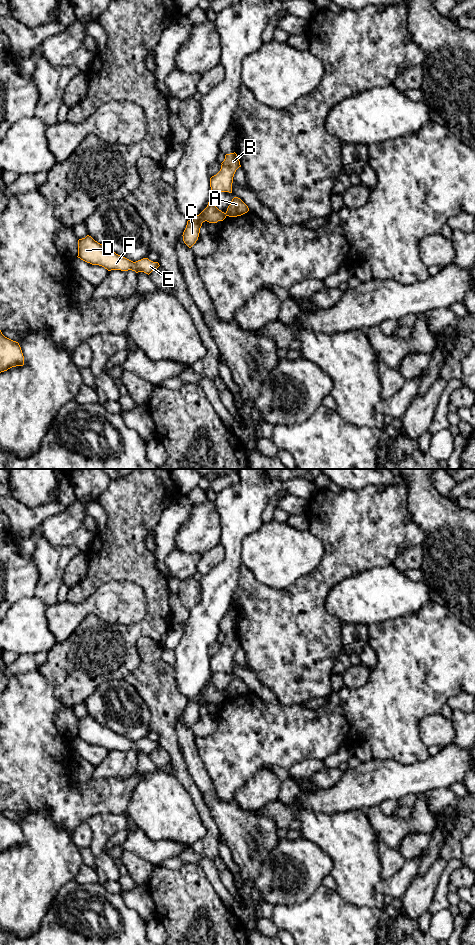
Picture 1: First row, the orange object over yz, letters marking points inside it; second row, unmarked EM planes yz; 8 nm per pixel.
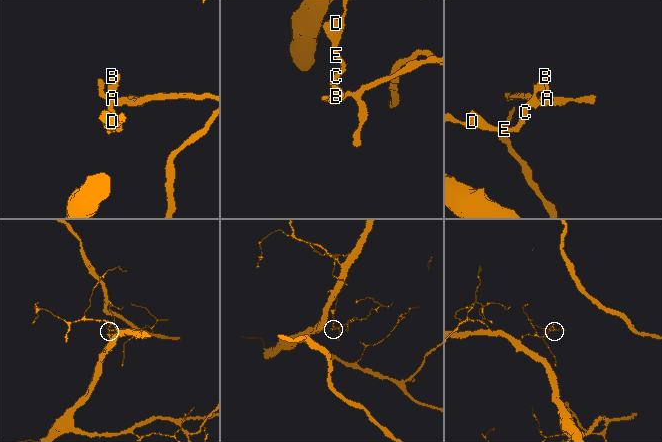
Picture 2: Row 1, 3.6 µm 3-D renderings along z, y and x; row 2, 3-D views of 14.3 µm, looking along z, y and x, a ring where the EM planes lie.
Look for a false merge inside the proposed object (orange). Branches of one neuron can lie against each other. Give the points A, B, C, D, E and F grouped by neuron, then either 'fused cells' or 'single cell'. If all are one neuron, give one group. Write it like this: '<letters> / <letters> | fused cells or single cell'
A / B C D E F | fused cells

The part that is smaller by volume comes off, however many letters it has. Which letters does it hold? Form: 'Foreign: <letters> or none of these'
Foreign: A

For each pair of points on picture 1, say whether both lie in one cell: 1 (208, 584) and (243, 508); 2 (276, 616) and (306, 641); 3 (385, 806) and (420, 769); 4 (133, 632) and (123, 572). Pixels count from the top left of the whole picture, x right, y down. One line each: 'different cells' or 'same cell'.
1: same cell
2: same cell
3: different cells
4: same cell

